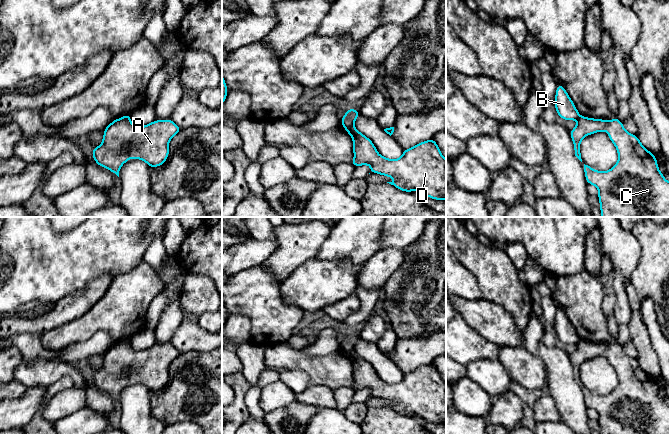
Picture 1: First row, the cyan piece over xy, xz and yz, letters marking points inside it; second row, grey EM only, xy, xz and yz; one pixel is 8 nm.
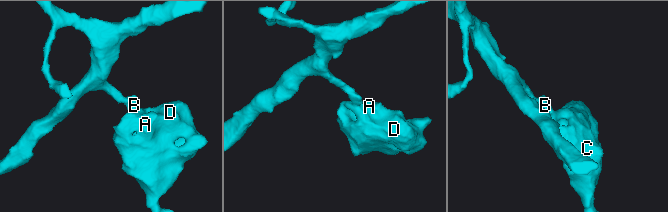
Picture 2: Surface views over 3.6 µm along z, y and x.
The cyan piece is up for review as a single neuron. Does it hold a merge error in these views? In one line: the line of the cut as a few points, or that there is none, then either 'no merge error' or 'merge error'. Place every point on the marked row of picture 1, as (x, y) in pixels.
cut xz (341, 123), (345, 126), (353, 126); merge error

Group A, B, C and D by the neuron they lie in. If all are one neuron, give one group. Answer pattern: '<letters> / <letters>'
A C D / B

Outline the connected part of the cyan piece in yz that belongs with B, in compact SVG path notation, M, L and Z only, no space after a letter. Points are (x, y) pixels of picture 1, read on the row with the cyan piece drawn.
M561 84L557 85L554 106L556 108L557 115L559 115L565 121L578 120L580 117L580 114L575 107L575 104Z

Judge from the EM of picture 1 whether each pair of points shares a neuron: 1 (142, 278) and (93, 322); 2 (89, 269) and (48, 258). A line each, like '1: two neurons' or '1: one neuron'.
1: one neuron
2: one neuron

